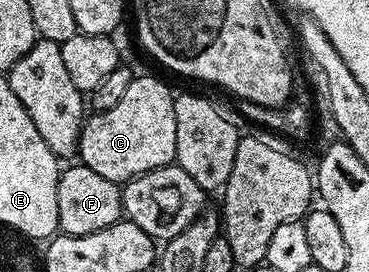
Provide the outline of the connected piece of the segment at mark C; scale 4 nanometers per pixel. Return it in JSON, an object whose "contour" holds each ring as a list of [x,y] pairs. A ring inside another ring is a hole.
{"contour":[[[152,75],[133,77],[122,101],[109,111],[89,114],[80,131],[79,162],[121,185],[147,171],[169,166],[175,157],[174,91]]]}

